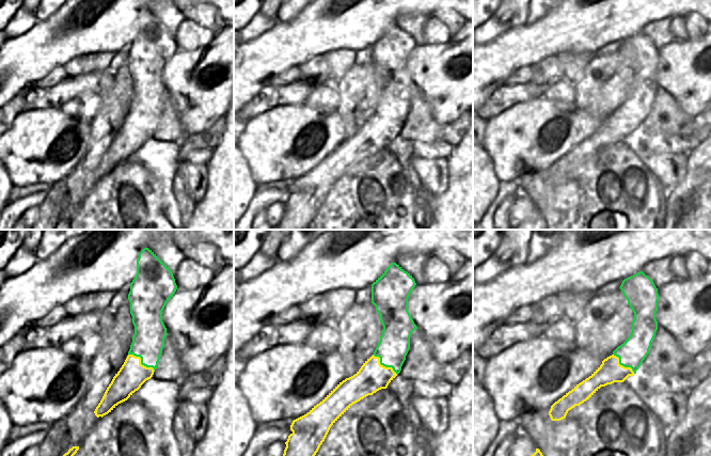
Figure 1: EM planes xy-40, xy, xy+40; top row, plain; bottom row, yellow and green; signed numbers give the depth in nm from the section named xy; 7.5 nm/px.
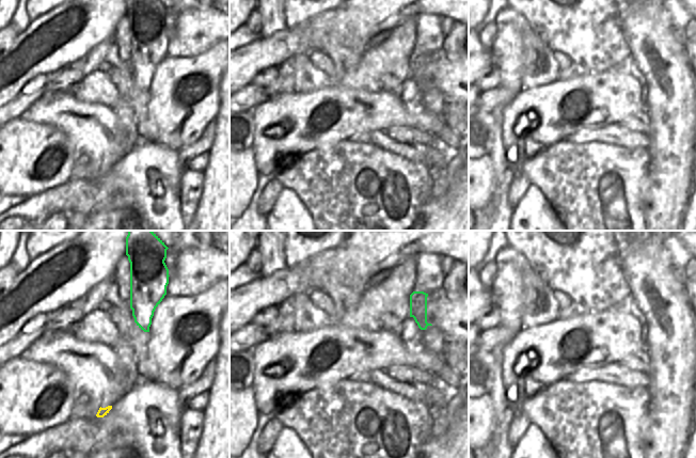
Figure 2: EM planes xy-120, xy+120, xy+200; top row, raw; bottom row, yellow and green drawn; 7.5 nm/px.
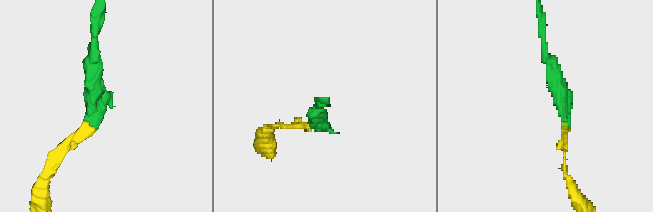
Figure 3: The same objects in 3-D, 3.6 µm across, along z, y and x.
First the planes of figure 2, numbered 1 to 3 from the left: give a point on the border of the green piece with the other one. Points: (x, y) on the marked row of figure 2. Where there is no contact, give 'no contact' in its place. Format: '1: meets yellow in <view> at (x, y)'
1: no contact
2: no contact
3: no contact

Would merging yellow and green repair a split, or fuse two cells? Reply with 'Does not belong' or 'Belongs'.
Does not belong

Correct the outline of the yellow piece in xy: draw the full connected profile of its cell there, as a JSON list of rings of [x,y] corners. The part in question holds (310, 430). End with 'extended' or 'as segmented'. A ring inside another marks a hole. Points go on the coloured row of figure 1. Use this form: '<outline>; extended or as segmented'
[[[374,355],[351,377],[339,382],[306,414],[293,421],[293,431],[283,456],[315,456],[331,426],[356,403],[381,389],[397,376],[392,367],[380,364]]]; as segmented

